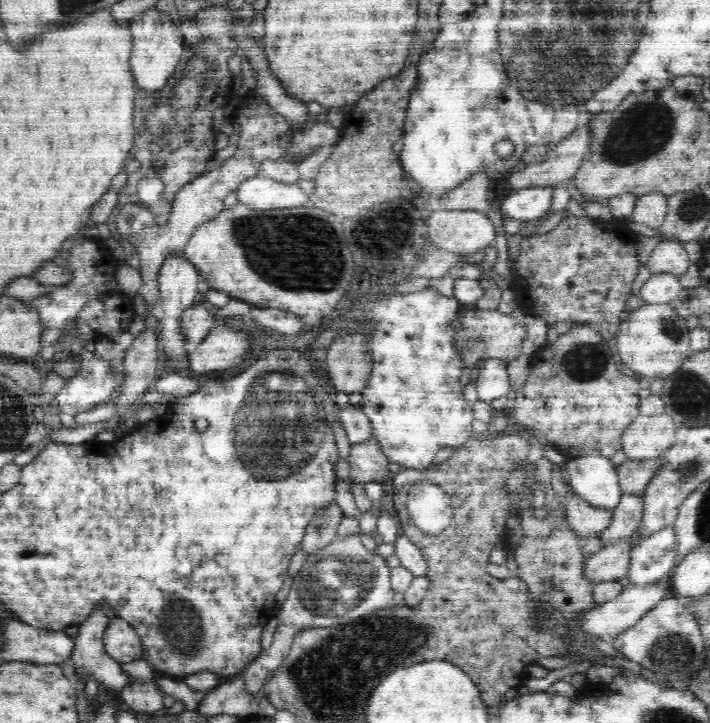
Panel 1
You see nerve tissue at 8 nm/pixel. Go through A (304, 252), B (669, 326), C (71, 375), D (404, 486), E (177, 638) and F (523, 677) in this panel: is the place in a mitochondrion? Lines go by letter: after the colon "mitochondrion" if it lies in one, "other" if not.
A: mitochondrion
B: mitochondrion
C: other
D: other
E: mitochondrion
F: other

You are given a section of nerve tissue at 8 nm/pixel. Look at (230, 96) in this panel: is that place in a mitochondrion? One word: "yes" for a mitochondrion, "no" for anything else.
no

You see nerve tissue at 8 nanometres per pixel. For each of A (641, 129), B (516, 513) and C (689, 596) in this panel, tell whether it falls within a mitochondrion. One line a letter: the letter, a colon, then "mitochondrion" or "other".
A: mitochondrion
B: other
C: other

